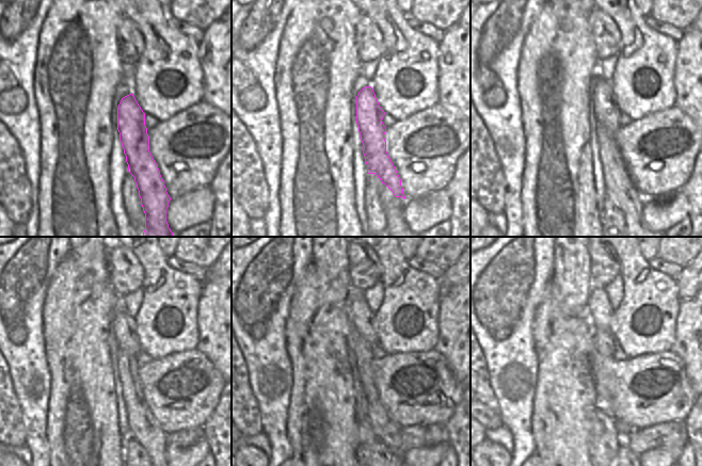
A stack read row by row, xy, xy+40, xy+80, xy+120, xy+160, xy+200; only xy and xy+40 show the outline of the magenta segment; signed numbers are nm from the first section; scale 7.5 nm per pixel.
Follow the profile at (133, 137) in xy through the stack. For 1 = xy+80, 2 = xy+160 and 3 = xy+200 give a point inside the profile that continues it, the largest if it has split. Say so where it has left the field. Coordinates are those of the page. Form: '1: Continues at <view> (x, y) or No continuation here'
1: Continues at xy+80 (607, 113)
2: Continues at xy+160 (362, 317)
3: Continues at xy+200 (601, 312).

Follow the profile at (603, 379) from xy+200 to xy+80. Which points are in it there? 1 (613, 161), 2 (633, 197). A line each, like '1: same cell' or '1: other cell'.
1: other cell
2: other cell

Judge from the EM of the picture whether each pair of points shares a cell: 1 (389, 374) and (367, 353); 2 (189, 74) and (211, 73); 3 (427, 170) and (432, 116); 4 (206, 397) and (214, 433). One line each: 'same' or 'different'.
1: different
2: different
3: same
4: different

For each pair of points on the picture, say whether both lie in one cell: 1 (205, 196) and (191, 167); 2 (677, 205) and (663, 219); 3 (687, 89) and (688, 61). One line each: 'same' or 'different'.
1: different
2: same
3: same

